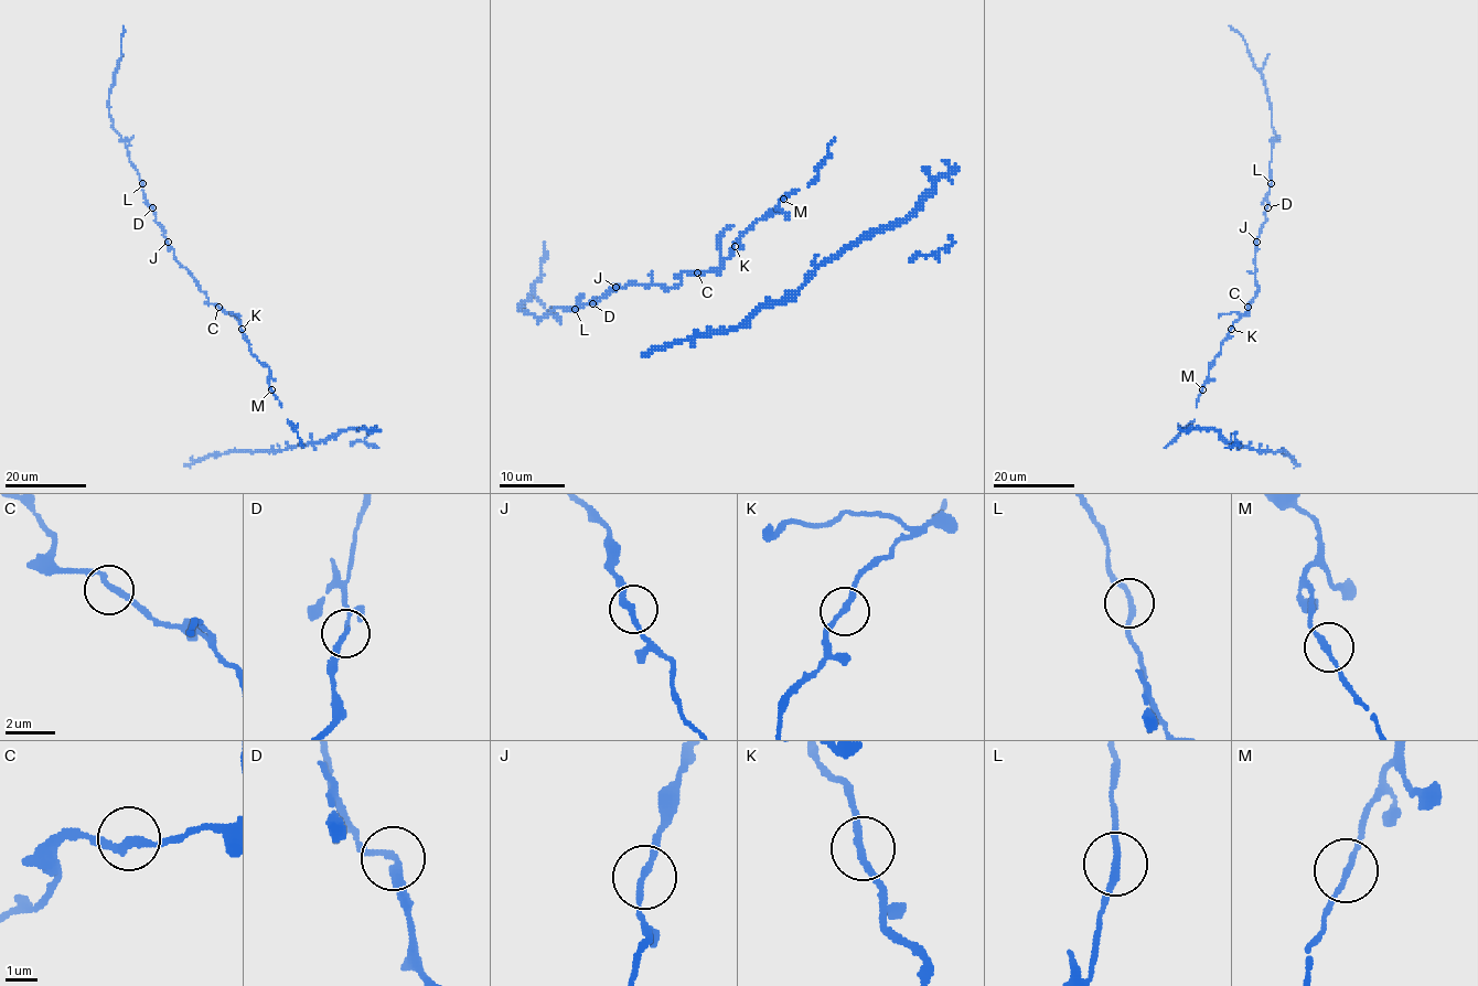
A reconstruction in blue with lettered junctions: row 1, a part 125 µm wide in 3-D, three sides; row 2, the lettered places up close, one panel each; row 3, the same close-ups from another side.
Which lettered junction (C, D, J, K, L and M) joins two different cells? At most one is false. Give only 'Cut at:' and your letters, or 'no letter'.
Cut at: no letter

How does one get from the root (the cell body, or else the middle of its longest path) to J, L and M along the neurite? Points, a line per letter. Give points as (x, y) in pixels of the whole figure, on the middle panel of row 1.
J: (698, 274), (684, 272), (682, 280), (667, 290), (660, 283), (616, 287)
L: (698, 274), (684, 272), (682, 280), (667, 290), (660, 283), (617, 286), (607, 295), (575, 310)
M: (698, 274), (718, 269), (738, 239), (759, 218), (778, 212), (778, 202), (783, 199)

